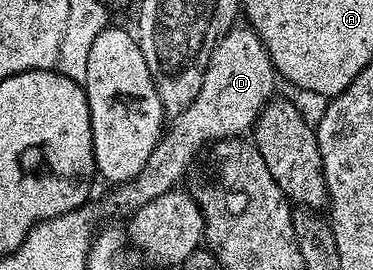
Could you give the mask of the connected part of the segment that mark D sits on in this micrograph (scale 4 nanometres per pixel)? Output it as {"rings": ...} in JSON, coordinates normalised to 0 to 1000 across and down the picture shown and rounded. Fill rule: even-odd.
{"rings":[[[665,93],[617,100],[566,196],[544,315],[523,374],[512,374],[504,404],[450,459],[378,637],[351,670],[311,681],[300,696],[306,774],[338,789],[373,778],[394,759],[394,744],[416,744],[416,730],[466,704],[483,681],[475,674],[483,663],[488,674],[507,622],[520,615],[525,589],[517,585],[528,570],[531,585],[552,537],[676,489],[700,407],[735,363],[740,337],[732,333],[743,307],[748,311],[743,259],[735,256],[727,211],[689,119]]]}

